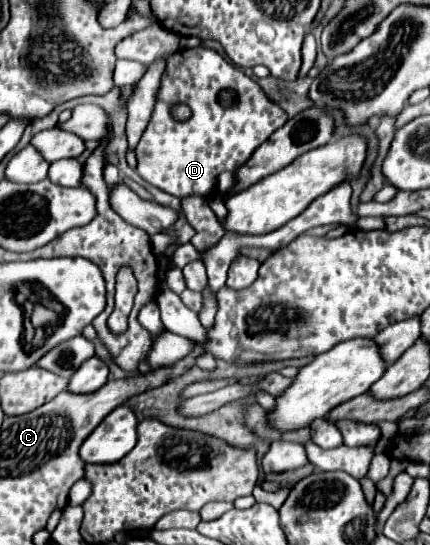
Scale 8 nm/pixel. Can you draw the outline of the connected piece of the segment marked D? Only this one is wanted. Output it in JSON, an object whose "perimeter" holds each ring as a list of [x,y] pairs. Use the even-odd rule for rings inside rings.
{"perimeter":[[[182,49],[166,59],[150,123],[136,147],[138,175],[146,183],[176,197],[208,197],[222,171],[234,171],[242,165],[256,147],[276,129],[284,127],[286,121],[286,111],[274,105],[254,79],[244,75],[242,69],[230,65],[230,61],[214,49]],[[220,89],[234,89],[238,93],[236,107],[218,105],[216,95]],[[176,105],[190,107],[190,119],[174,119],[170,109]]]}

